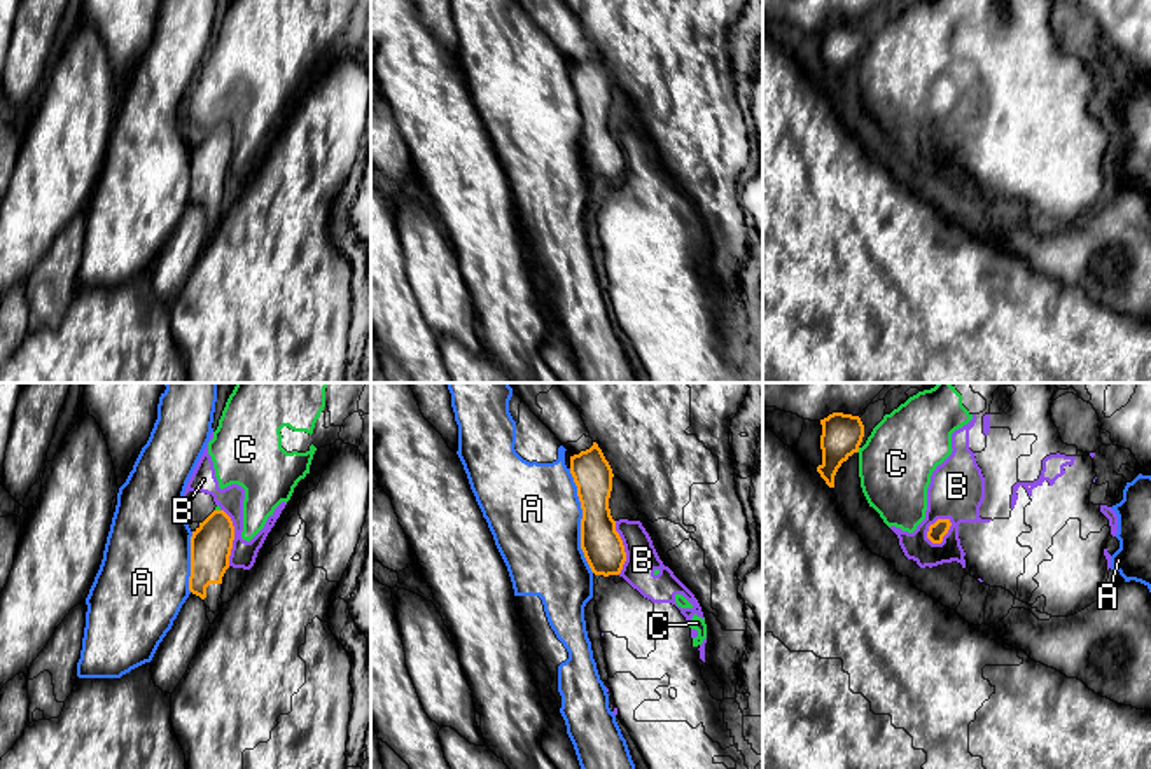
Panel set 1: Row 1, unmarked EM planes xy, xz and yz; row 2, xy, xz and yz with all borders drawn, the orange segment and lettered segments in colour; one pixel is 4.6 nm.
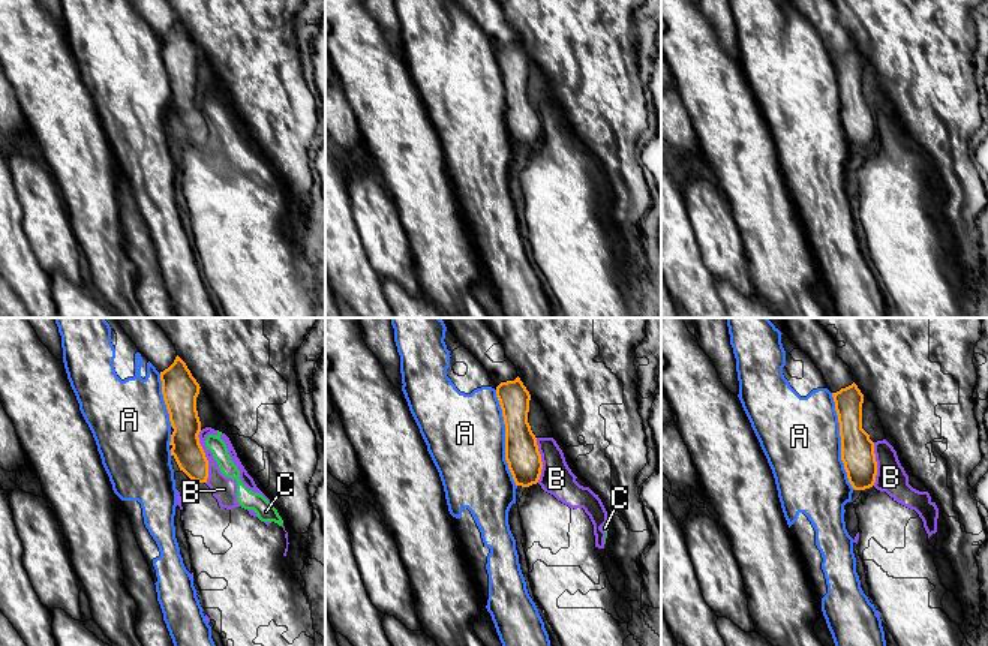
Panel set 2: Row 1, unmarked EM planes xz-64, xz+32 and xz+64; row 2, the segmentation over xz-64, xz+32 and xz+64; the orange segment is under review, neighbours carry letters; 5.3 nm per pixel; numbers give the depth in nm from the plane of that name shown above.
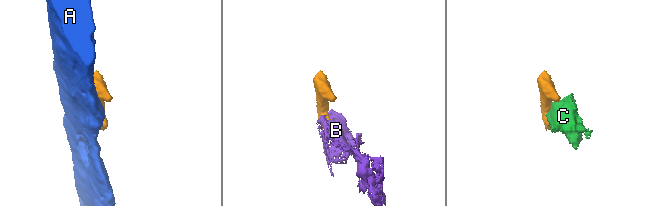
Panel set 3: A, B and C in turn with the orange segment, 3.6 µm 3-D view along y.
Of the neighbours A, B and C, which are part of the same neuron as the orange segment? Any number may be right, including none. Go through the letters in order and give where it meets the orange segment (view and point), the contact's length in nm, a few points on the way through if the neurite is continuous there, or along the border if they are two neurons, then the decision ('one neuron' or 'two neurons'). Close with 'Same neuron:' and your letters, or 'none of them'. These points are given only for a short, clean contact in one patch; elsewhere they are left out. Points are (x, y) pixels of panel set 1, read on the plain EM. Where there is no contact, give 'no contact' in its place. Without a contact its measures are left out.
A: xz (581, 130) | 500 nm | two neurons
B: yz (947, 140) | 150 nm | along yz (948, 126), (948, 140), (940, 151), (933, 152) | two neurons
C: yz (858, 58) | 30 nm | two neurons
Same neuron: none of them

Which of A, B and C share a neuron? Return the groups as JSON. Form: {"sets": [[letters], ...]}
{"sets": [["A"], ["B", "C"]]}

